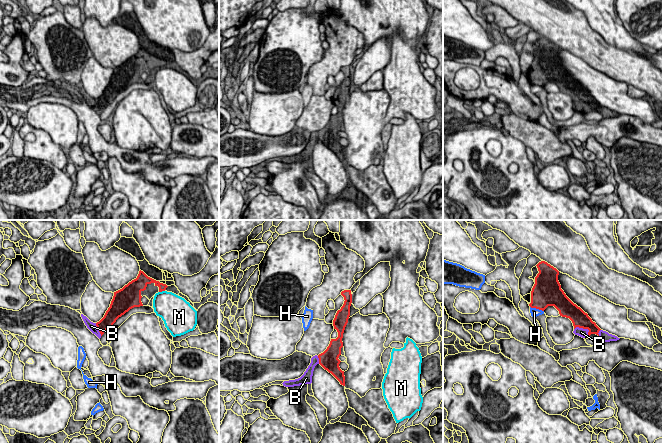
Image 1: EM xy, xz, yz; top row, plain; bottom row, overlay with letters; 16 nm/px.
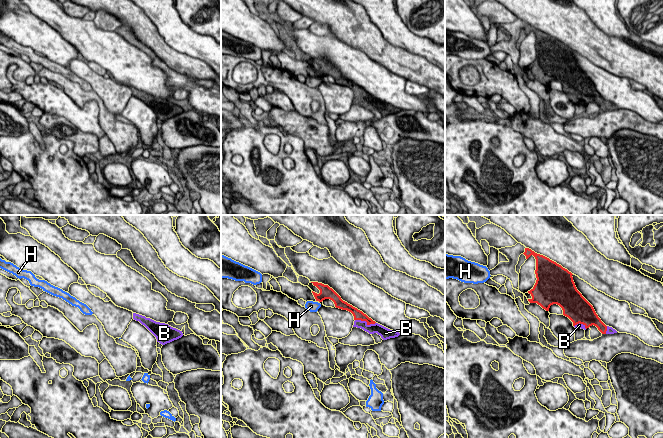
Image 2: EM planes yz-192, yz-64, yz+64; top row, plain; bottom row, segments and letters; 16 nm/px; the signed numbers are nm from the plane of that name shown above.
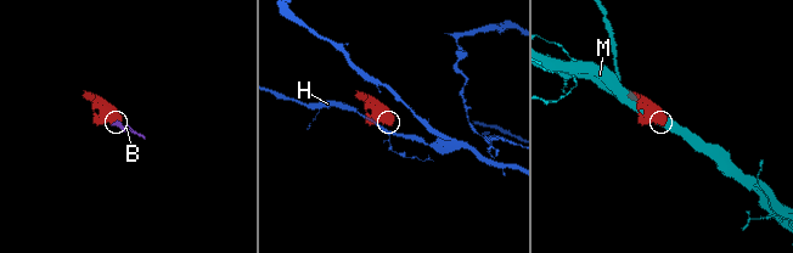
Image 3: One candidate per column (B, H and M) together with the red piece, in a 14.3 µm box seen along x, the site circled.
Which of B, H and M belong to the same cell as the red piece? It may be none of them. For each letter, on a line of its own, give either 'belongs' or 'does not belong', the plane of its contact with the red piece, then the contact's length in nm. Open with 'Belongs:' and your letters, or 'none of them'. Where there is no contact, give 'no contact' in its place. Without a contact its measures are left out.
Belongs: B
B: belongs; meets red in yz; contact 260 nm long
H: does not belong; meets red in yz; contact 240 nm long
M: does not belong; meets red in xy; contact 100 nm long

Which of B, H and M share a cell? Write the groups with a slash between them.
B / H / M

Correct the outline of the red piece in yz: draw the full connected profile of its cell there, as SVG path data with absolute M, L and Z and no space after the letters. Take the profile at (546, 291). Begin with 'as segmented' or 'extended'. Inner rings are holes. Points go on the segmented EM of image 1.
extended; M545 261L537 265L539 273L531 291L531 308L544 311L548 306L554 306L560 316L569 318L574 326L573 333L582 338L591 334L598 335L603 342L617 341L615 335L601 330L595 322L580 307L574 304L561 289L558 281L559 271Z

